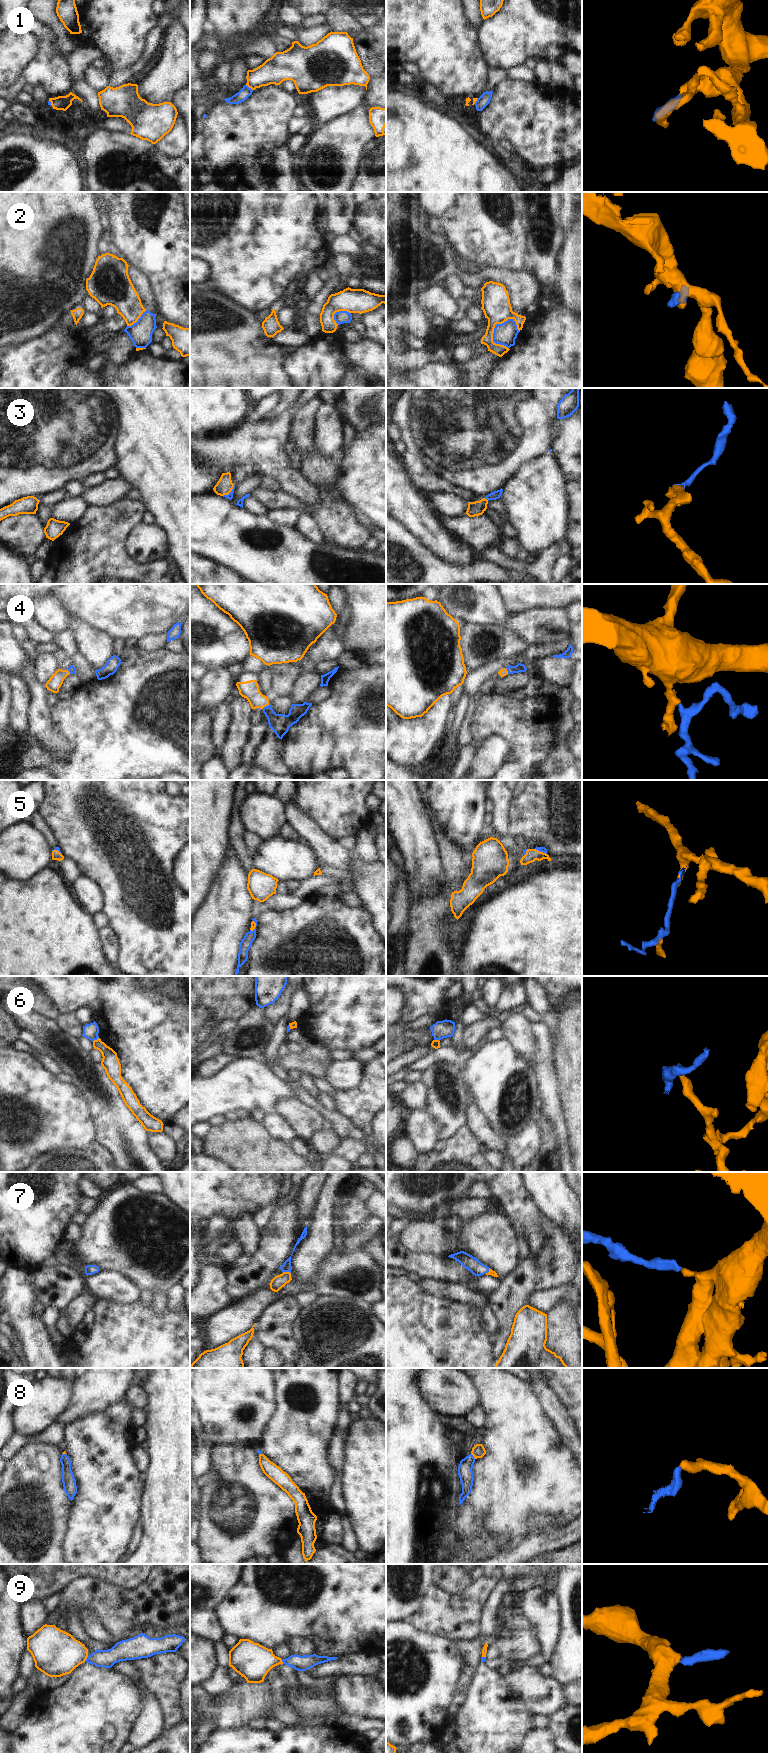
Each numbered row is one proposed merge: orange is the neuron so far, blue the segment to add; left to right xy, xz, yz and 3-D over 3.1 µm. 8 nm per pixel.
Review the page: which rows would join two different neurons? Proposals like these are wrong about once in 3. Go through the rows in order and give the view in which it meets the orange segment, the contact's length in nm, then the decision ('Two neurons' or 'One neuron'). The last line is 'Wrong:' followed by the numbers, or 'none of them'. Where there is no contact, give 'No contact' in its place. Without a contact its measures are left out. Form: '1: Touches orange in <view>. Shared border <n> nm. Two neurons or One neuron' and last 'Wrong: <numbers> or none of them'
1: Touches orange in xz. Shared border 80 nm. One neuron
2: Touches orange in yz. Shared border 260 nm. Two neurons
3: Touches orange in yz. Shared border 40 nm. One neuron
4: Touches orange in xz. Shared border 70 nm. One neuron
5: Touches orange in xz. Shared border 100 nm. One neuron
6: Touches orange in xy. Shared border 70 nm. Two neurons
7: Touches orange in xz. Shared border 70 nm. One neuron
8: Touches orange in yz. Shared border 60 nm. One neuron
9: Touches orange in xy. Shared border 50 nm. One neuron
Wrong: 2, 6.

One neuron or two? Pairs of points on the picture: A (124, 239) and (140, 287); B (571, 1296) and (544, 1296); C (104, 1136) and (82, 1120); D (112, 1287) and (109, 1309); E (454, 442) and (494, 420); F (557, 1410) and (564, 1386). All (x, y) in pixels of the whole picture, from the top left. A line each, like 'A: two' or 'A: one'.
A: two
B: one
C: two
D: two
E: one
F: two

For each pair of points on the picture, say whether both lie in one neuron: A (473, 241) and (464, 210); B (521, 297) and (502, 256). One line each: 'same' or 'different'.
A: same
B: different

